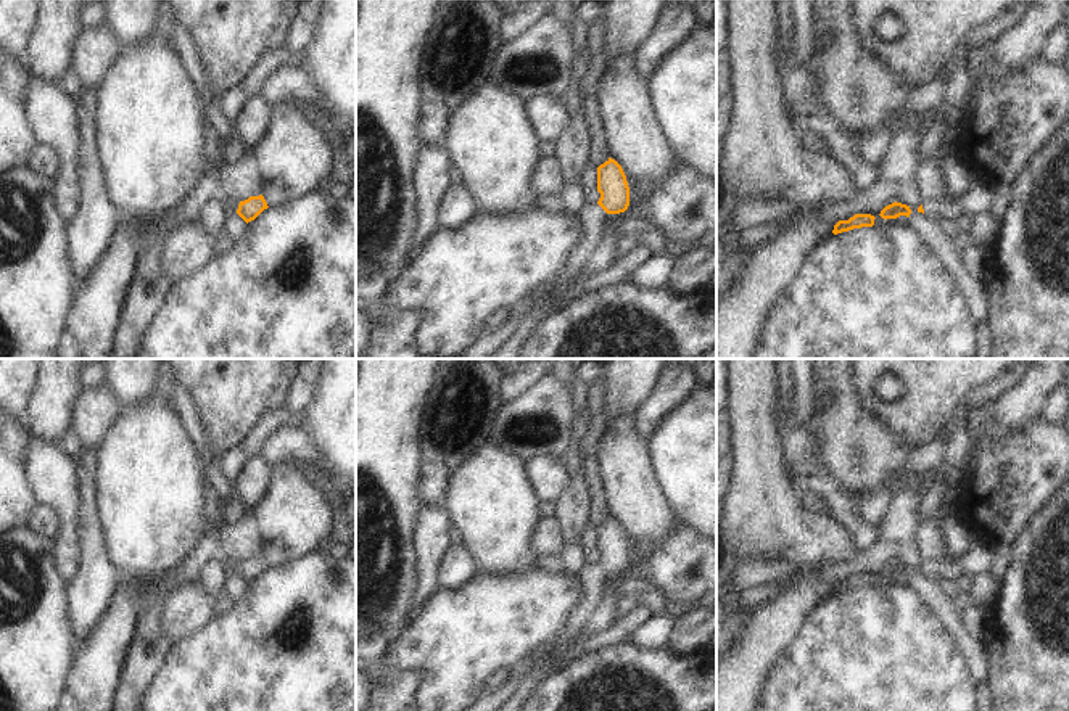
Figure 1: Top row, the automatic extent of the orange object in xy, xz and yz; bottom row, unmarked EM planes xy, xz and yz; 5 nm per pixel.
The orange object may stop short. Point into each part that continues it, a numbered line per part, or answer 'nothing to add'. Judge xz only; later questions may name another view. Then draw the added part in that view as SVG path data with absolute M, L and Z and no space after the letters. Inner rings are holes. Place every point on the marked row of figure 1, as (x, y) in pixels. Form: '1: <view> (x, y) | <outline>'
1: xz (593, 217) | M583 204L578 217L583 227L583 240L572 251L562 275L526 296L520 304L509 310L507 322L496 331L481 331L481 335L472 343L472 346L456 359L489 359L510 336L520 319L533 309L534 301L557 285L565 283L572 275L576 275L583 264L592 256L601 241L602 225L607 219L607 212L599 204Z

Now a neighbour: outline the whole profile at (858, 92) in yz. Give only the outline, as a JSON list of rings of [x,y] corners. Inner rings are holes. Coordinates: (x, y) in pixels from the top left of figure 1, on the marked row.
[[[813,0],[823,51],[807,66],[819,84],[821,105],[845,134],[884,125],[914,92],[874,58],[856,35],[853,0]]]

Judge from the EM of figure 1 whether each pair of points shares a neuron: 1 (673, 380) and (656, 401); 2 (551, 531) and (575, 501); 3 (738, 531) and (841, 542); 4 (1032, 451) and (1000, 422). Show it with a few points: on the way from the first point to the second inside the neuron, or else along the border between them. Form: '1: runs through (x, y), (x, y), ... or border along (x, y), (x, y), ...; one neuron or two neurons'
1: runs through (672, 385), (660, 396); one neuron
2: border along (554, 518), (564, 546); two neurons
3: runs through (763, 531), (788, 531), (804, 538), (815, 538); one neuron
4: border along (1039, 414), (1007, 435), (992, 452), (981, 454); two neurons

